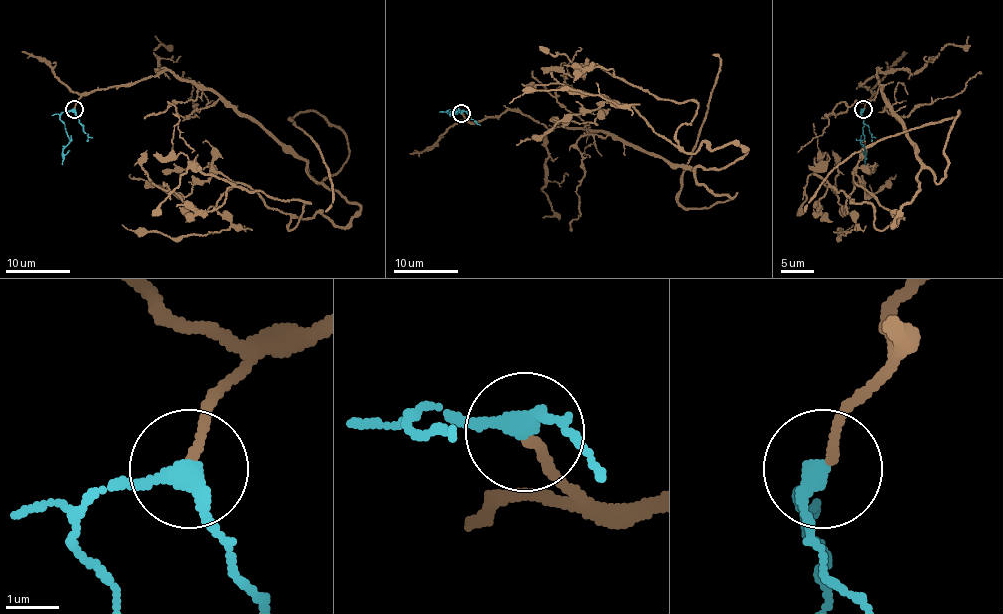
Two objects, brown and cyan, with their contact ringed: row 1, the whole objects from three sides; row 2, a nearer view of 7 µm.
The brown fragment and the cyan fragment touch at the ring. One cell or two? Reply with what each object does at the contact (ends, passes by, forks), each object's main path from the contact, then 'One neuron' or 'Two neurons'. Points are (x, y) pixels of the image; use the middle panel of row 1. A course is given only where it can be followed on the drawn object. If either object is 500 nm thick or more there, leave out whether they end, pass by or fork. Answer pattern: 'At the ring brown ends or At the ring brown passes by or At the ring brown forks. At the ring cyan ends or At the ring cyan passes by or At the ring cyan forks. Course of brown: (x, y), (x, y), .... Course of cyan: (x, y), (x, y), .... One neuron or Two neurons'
At the ring brown ends. At the ring cyan passes by. Course of brown: (461, 114), (605, 130), (692, 171), (748, 153), (686, 153), (676, 132), (697, 104), (538, 46). Course of cyan: (461, 112), (448, 111), (457, 112), (449, 115). One neuron

